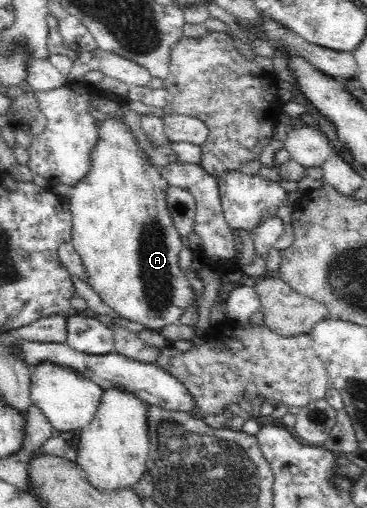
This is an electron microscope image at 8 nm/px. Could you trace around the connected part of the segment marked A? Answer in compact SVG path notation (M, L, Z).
M107 114L107 118L104 118L102 115L98 115L98 117L99 119L95 123L97 123L97 130L99 130L97 136L99 140L97 140L97 146L93 146L93 152L91 152L91 167L89 168L89 172L85 174L85 178L81 178L81 182L77 182L75 186L71 186L65 195L72 214L72 239L70 243L80 254L86 270L86 283L99 295L99 298L109 308L113 309L115 313L119 314L119 317L123 317L123 319L131 322L137 322L137 324L147 327L149 331L159 333L159 330L161 331L163 327L178 323L180 317L183 316L186 309L191 305L192 297L194 296L194 290L191 284L188 282L184 271L179 267L179 252L181 252L183 244L181 243L181 235L173 224L173 219L169 214L165 200L165 190L167 190L170 184L160 173L159 168L144 157L145 152L139 147L135 135L133 135L130 128L121 119L110 116L109 114Z

